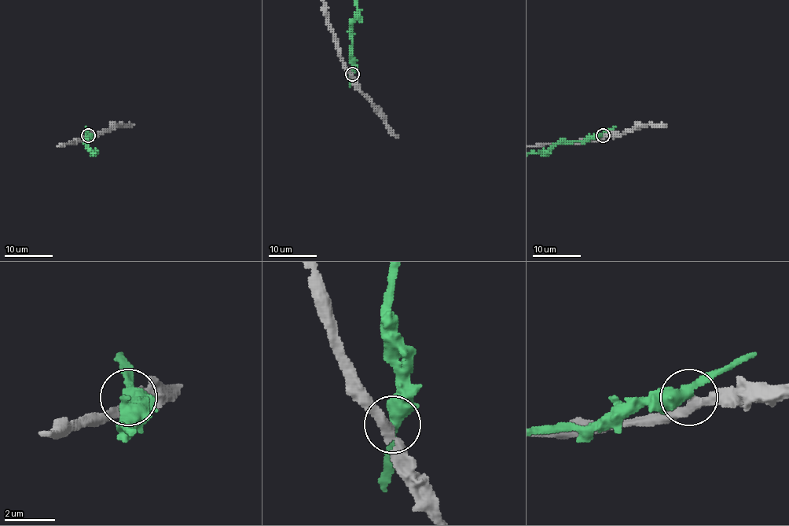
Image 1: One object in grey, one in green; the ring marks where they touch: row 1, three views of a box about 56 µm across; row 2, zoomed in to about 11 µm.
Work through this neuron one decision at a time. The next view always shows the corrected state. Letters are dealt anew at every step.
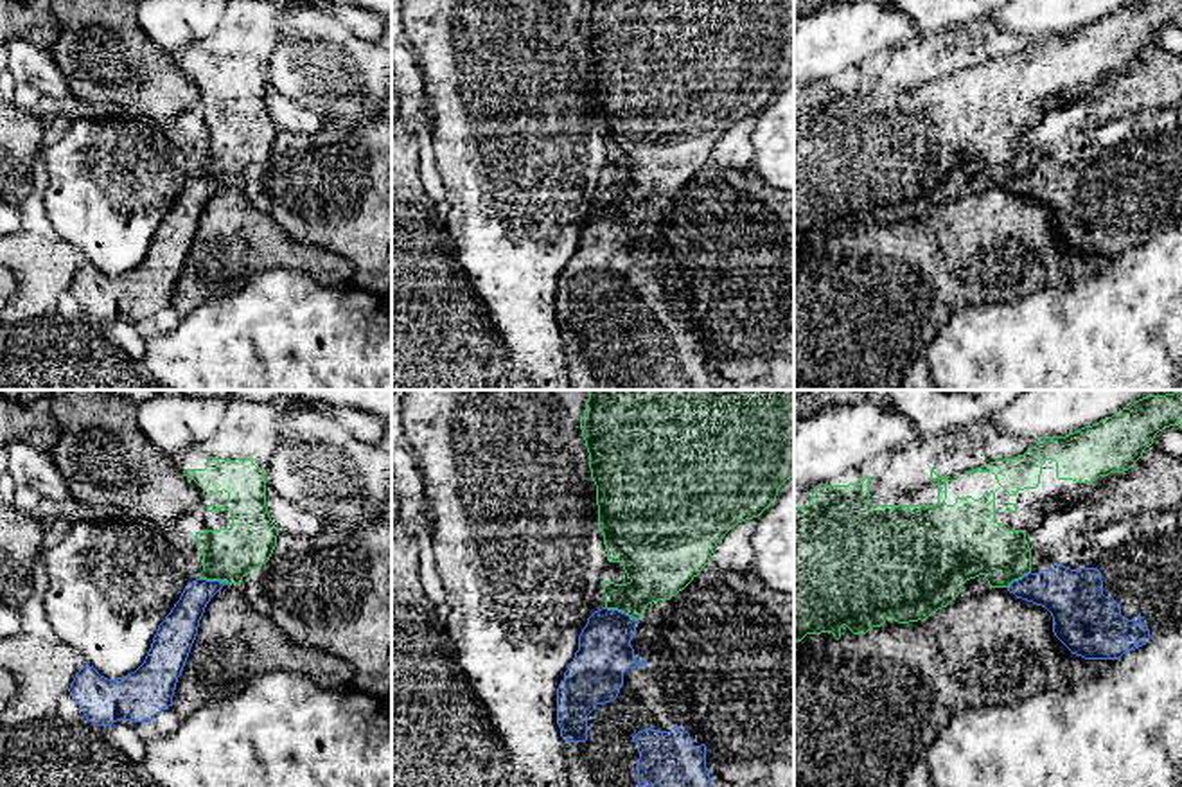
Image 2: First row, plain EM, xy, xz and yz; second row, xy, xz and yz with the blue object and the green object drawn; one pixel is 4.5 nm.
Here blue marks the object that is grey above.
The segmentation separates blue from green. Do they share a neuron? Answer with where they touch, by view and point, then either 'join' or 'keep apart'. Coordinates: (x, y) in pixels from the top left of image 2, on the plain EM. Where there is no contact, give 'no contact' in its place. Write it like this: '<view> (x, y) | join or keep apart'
xz (620, 209) | keep apart

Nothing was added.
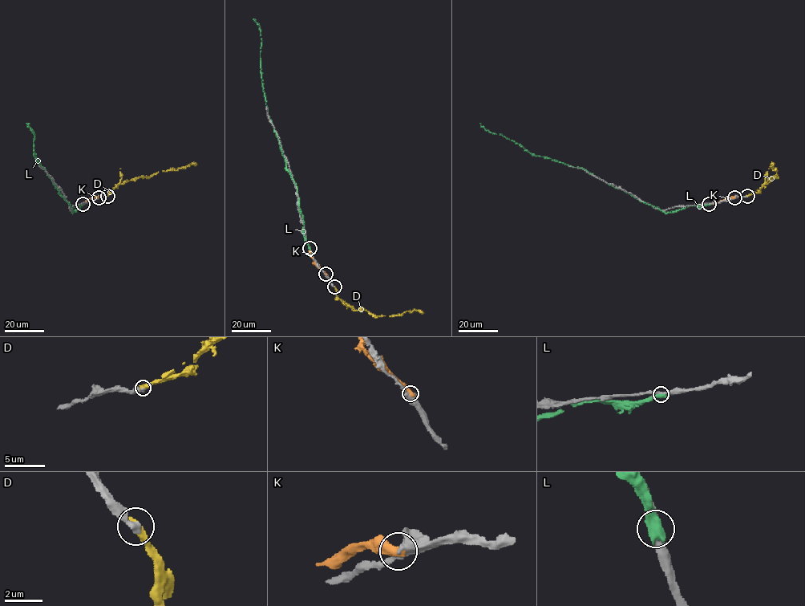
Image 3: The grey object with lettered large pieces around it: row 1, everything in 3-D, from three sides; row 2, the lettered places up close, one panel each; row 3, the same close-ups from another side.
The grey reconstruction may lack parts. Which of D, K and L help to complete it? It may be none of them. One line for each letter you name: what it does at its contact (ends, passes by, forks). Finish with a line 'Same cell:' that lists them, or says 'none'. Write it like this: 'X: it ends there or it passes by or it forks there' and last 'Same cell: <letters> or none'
D: it ends there
Same cell: D

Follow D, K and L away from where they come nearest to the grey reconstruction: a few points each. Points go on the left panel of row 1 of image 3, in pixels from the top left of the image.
D: (107, 196), (119, 185), (128, 180), (196, 164)
K: (99, 197), (90, 198), (82, 204)
L: (82, 204), (75, 206), (72, 213), (70, 205), (55, 187), (34, 155), (34, 135), (26, 123)

